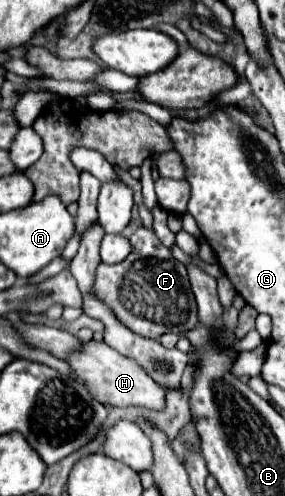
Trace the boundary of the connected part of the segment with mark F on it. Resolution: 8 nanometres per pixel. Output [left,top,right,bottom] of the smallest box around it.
[92,227,198,339]

